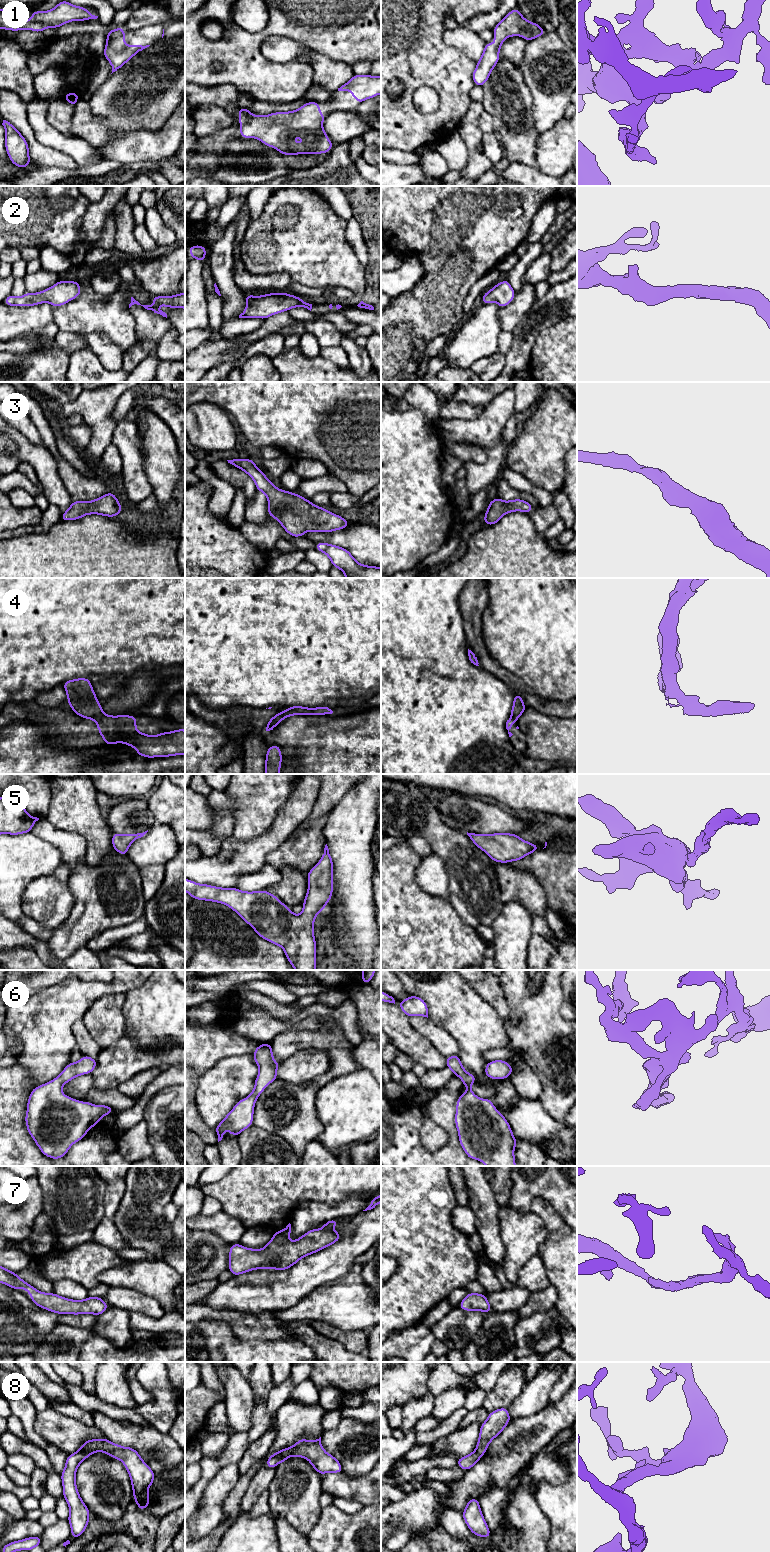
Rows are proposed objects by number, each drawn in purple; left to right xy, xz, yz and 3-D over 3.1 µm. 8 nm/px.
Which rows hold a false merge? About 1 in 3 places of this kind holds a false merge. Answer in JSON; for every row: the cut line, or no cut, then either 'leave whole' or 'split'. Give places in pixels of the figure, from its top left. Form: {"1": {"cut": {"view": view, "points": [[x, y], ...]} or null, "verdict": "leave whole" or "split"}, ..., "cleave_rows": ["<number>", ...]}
{"1": {"cut": null, "verdict": "leave whole"}, "2": {"cut": null, "verdict": "leave whole"}, "3": {"cut": null, "verdict": "leave whole"}, "4": {"cut": {"view": "xy", "points": [[105, 715], [92, 719]]}, "verdict": "split"}, "5": {"cut": null, "verdict": "leave whole"}, "6": {"cut": null, "verdict": "leave whole"}, "7": {"cut": null, "verdict": "leave whole"}, "8": {"cut": null, "verdict": "leave whole"}, "cleave_rows": ["4"]}

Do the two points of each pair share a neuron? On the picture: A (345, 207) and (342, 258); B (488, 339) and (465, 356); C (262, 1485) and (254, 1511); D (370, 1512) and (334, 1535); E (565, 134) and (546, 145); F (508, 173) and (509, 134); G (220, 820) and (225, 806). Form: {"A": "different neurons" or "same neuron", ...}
{"A": "different neurons", "B": "same neuron", "C": "different neurons", "D": "same neuron", "E": "same neuron", "F": "different neurons", "G": "same neuron"}

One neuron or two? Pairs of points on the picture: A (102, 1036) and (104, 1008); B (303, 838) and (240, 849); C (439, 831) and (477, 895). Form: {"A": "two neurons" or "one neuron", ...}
{"A": "one neuron", "B": "two neurons", "C": "one neuron"}

